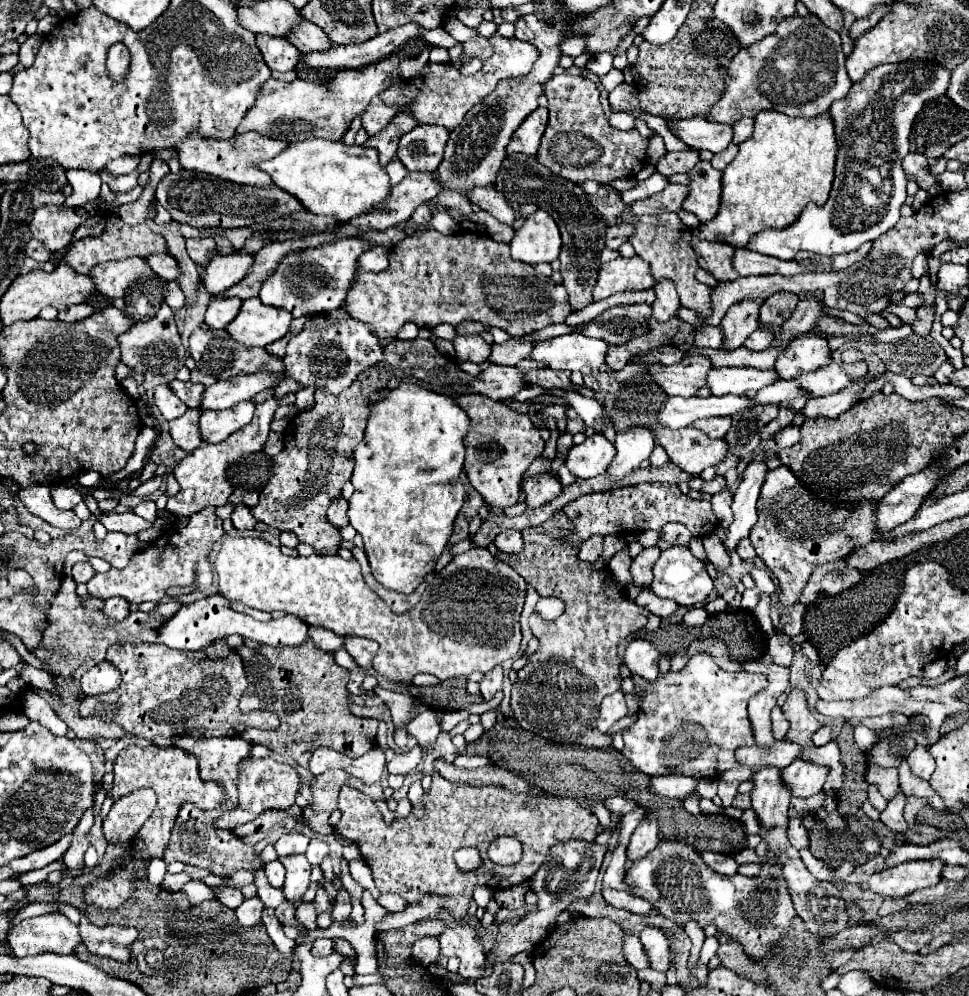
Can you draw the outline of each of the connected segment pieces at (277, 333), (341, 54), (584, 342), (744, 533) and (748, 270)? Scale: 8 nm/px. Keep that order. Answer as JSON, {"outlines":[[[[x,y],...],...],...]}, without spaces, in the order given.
{"outlines":[[[[248,298],[242,302],[238,316],[226,326],[226,332],[246,348],[264,348],[280,340],[288,332],[290,322],[292,316],[288,312],[260,304],[258,298]]],[[[406,24],[392,28],[384,34],[378,34],[362,44],[348,44],[348,46],[330,46],[322,52],[306,54],[306,64],[312,68],[362,68],[364,64],[374,64],[384,56],[396,52],[402,44],[416,38],[422,28],[418,24]]],[[[564,334],[536,342],[528,358],[542,362],[546,368],[574,372],[582,368],[602,366],[606,348],[608,344],[604,340],[588,338],[584,334]]],[[[756,454],[750,466],[744,470],[744,478],[740,480],[736,492],[734,492],[734,502],[732,502],[732,512],[734,512],[734,522],[728,528],[728,540],[724,542],[726,550],[736,550],[736,544],[740,538],[748,538],[750,528],[758,520],[756,512],[756,500],[760,494],[760,484],[764,480],[766,462],[762,462],[764,454]]],[[[748,248],[736,250],[732,258],[732,266],[740,276],[752,276],[752,274],[782,274],[782,276],[794,276],[800,272],[812,272],[810,266],[802,266],[796,260],[776,260],[772,256],[764,256],[758,252],[752,252]]]]}

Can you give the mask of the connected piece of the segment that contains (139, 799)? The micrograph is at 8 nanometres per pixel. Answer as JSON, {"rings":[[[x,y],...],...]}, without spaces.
{"rings":[[[152,790],[132,792],[122,796],[102,822],[102,832],[108,844],[118,844],[132,840],[140,830],[140,824],[150,816],[156,806],[156,794]]]}

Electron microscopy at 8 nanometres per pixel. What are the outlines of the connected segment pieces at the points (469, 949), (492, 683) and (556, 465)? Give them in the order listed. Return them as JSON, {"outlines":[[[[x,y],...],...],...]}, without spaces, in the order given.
{"outlines":[[[[454,922],[442,936],[440,936],[440,954],[444,956],[458,956],[460,958],[460,970],[458,974],[462,980],[478,980],[484,974],[484,962],[486,954],[482,952],[482,944],[476,938],[476,932],[462,924]]],[[[496,666],[492,672],[484,674],[482,682],[480,682],[480,694],[484,700],[492,700],[496,696],[498,690],[502,690],[502,680],[504,680],[504,674],[502,674],[502,666]]],[[[564,434],[557,440],[557,452],[554,462],[552,463],[550,472],[559,477],[559,469],[562,463],[565,461],[569,449],[573,446],[572,442],[573,434]]]]}

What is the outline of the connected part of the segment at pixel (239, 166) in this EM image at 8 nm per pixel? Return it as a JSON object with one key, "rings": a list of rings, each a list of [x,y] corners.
{"rings":[[[190,132],[188,138],[184,142],[180,142],[176,146],[176,154],[178,154],[178,162],[182,164],[182,168],[186,170],[194,170],[194,172],[202,172],[202,174],[212,174],[212,176],[220,176],[224,180],[236,182],[236,184],[256,184],[256,186],[264,186],[264,184],[272,184],[272,180],[268,180],[268,174],[254,168],[254,162],[260,160],[268,160],[274,158],[276,154],[280,154],[286,148],[286,142],[280,140],[272,140],[266,136],[260,136],[256,132],[246,132],[246,134],[236,134],[232,136],[232,140],[206,140],[196,132]]]}

